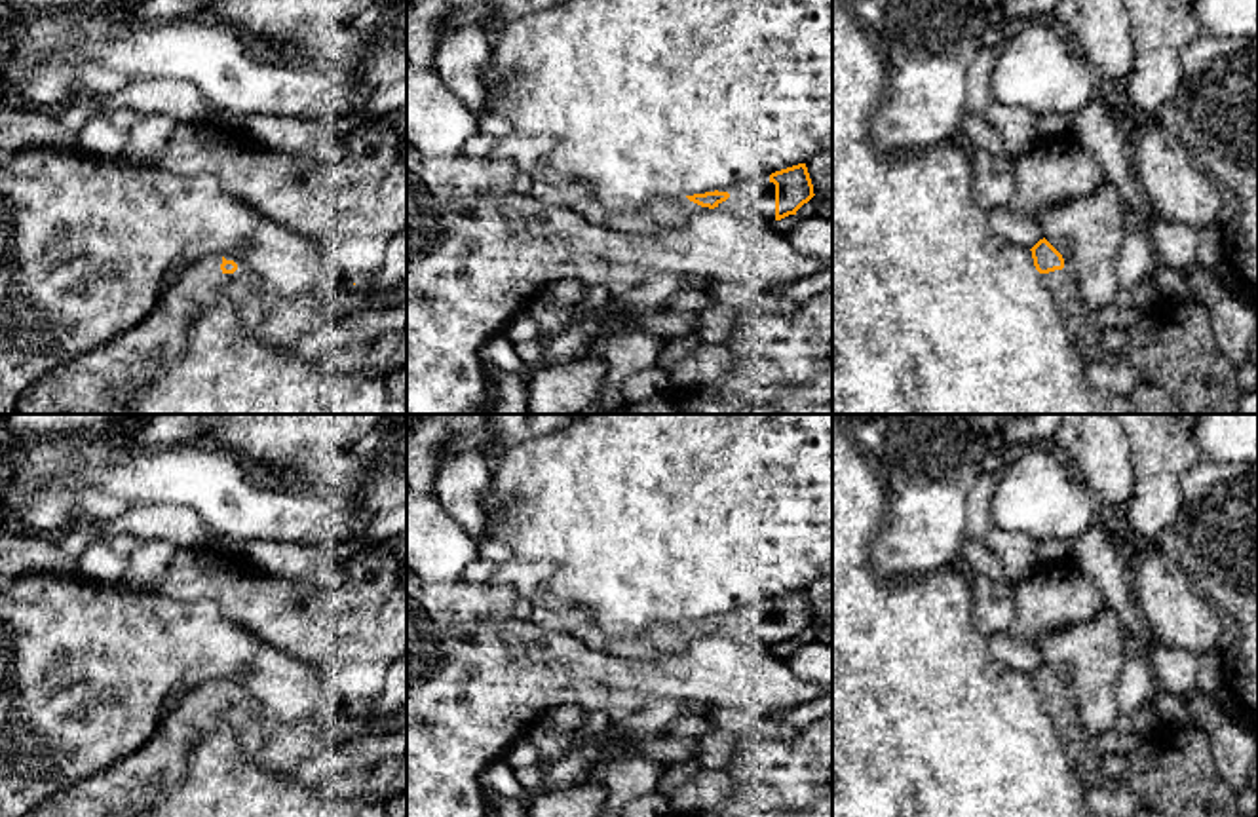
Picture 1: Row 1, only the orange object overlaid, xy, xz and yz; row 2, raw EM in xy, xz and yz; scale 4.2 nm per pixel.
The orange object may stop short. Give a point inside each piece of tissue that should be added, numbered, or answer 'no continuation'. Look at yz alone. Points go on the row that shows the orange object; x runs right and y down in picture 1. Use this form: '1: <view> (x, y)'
1: yz (1063, 285)

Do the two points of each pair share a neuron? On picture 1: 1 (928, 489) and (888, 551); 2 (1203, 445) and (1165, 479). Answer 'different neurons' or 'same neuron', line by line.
1: same neuron
2: same neuron

